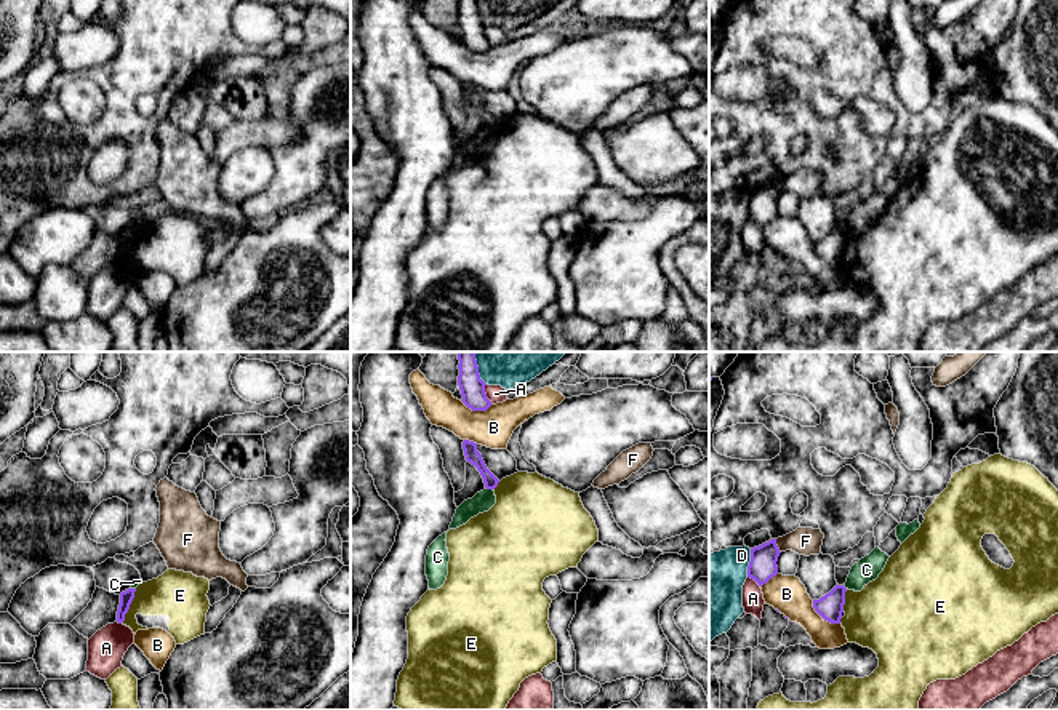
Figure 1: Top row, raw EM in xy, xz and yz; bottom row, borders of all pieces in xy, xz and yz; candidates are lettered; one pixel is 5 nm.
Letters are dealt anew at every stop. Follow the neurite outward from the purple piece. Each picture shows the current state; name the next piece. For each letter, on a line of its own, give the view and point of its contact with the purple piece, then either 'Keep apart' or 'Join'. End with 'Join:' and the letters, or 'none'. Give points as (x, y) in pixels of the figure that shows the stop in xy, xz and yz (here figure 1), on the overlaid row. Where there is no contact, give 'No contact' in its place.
A: Touches purple at xz (485, 394). Keep apart
B: Touches purple at yz (823, 618). Keep apart
C: Touches purple at xz (490, 488). Keep apart
D: Touches purple at yz (749, 563). Keep apart
E: Touches purple at xy (128, 606). Keep apart
F: Touches purple at yz (777, 546). Keep apart
Join: none

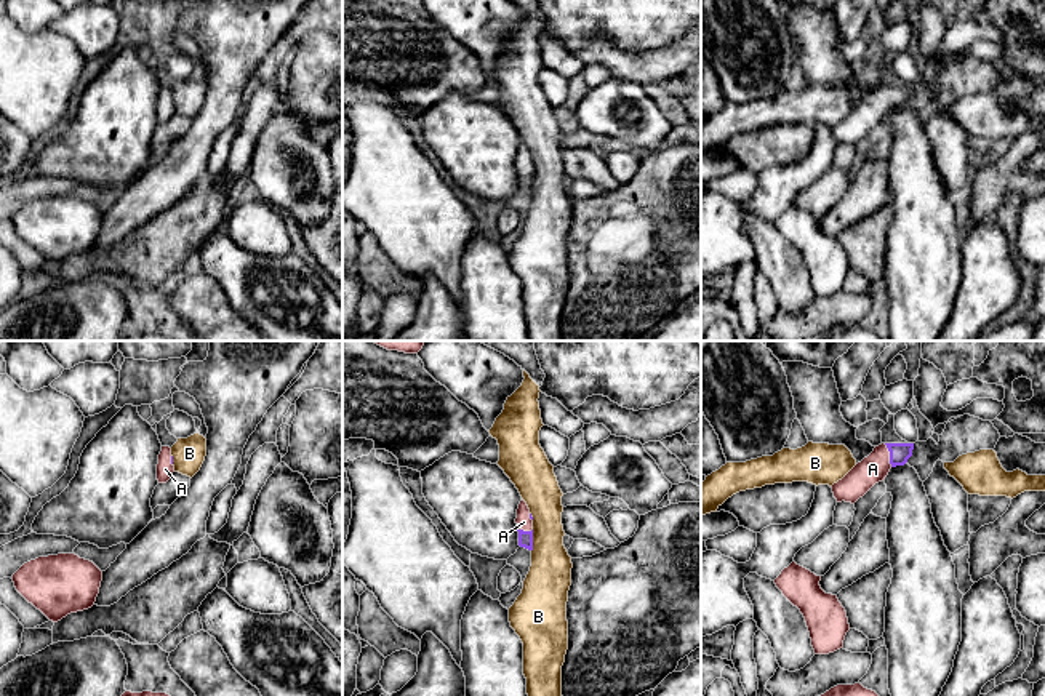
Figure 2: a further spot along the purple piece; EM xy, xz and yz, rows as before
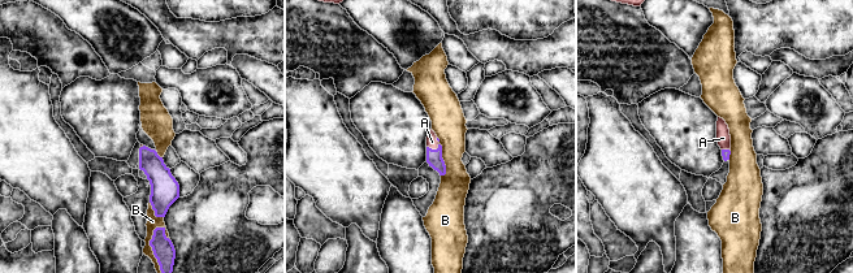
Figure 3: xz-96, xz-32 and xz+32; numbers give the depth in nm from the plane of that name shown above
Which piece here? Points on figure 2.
A: Touches purple at yz (890, 455). Join
B: Touches purple at xz (532, 541). Keep apart
Join: A

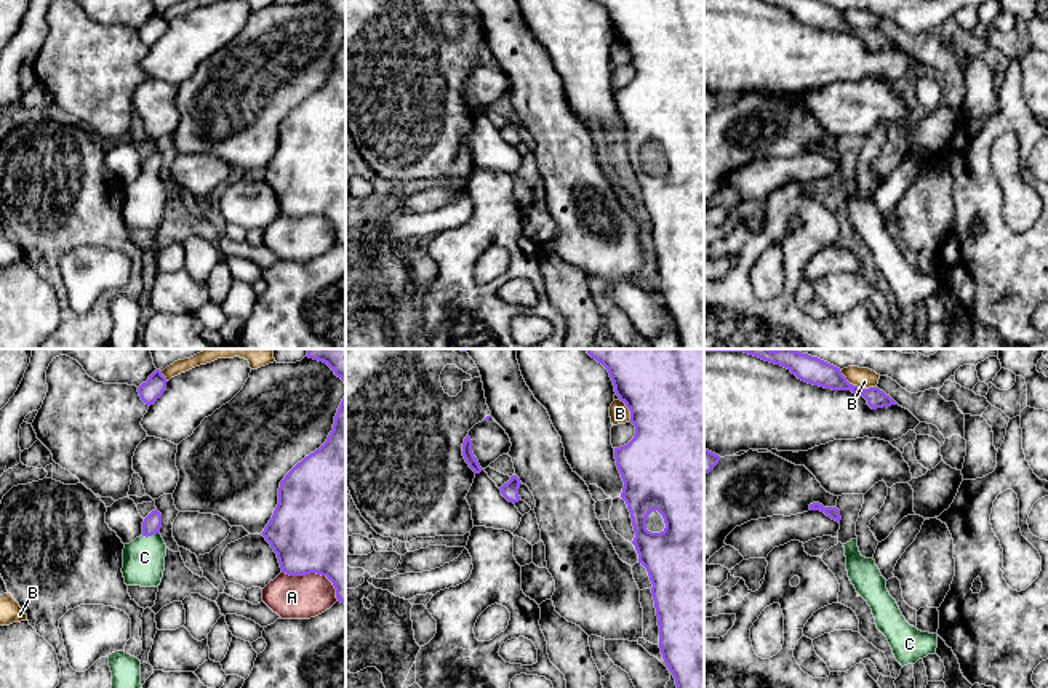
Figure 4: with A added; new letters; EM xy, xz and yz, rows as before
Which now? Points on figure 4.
A: Touches purple at xy (316, 572). Keep apart
B: Touches purple at yz (856, 386). Keep apart
C: Touches purple at xy (151, 535). Join
Join: C

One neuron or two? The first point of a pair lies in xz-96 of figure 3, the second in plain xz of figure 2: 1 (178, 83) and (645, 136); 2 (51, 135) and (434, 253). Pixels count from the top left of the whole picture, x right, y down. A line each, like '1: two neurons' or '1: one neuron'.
1: one neuron
2: one neuron

